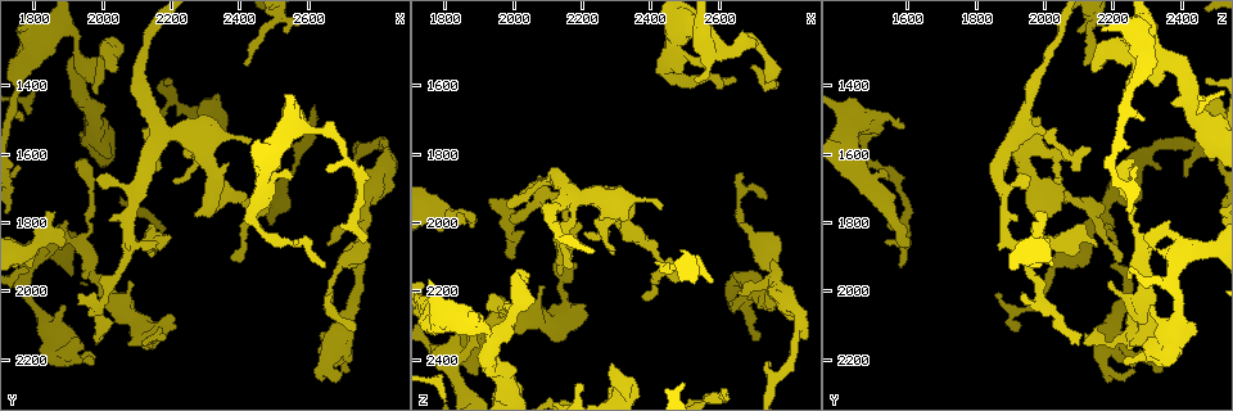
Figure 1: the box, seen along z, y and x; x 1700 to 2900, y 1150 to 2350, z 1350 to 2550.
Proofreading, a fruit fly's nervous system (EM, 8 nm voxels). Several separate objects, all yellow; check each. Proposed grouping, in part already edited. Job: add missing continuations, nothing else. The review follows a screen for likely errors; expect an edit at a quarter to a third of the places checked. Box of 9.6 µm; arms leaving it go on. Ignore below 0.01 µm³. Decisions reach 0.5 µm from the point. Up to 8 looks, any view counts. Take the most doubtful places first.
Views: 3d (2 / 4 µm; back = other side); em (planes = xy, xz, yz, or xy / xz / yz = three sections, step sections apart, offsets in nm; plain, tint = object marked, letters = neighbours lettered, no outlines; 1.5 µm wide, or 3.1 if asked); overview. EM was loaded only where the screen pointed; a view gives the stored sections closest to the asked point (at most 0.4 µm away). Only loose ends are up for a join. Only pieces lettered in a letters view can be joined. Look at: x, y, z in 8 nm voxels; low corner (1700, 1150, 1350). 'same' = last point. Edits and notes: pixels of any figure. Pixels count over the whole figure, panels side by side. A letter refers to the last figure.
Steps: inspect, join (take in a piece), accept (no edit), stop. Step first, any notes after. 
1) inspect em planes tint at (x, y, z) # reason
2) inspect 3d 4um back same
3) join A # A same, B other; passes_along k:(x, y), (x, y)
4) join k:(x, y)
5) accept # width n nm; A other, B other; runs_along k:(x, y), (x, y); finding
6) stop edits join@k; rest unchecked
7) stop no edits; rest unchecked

inspect 3d 4um at (2640, 2110, 2260) # branch stops here

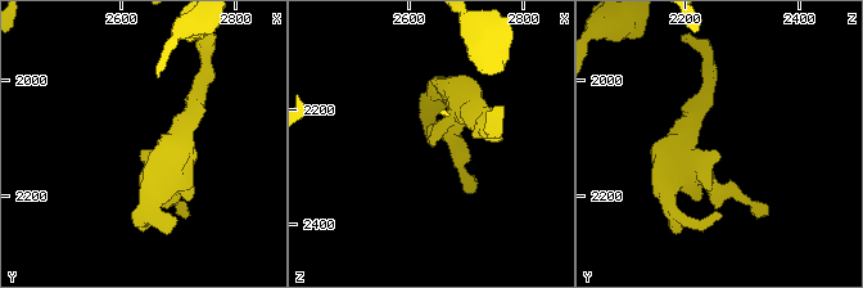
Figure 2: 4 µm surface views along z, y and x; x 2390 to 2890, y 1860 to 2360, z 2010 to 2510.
inspect em 3.1um yz step 8 letters at (2645, 2115, 2250)

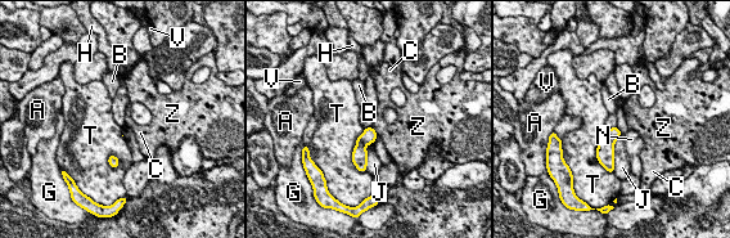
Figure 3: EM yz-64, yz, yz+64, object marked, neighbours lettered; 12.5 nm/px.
inspect em 3.1um planes letters same # another direction

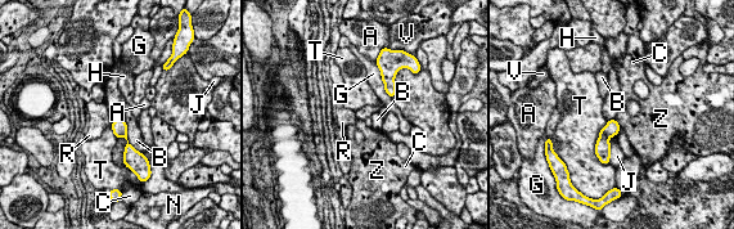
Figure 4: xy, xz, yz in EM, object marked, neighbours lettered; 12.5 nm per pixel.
accept # width 190 nm; A other, B other, C other, G other, H other, J other, N other, R other, T other, V other, Z other; border 4:(121, 135), (126, 140), (122, 160); no lettered piece goes on from it

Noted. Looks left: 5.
inspect em xz step 8 letters at (2540, 1240, 2090) # free end

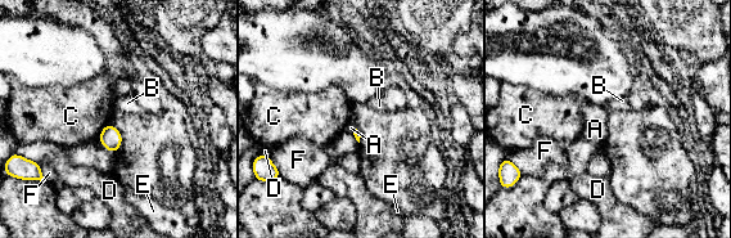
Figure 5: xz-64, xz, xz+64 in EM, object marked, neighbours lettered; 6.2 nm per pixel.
accept # A other, B other, C other, D other, E other, F other; border 5:(109, 121), (96, 137); no lettered piece goes on from it

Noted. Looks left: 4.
inspect em planes tint at (2740, 2090, 1930) # free end

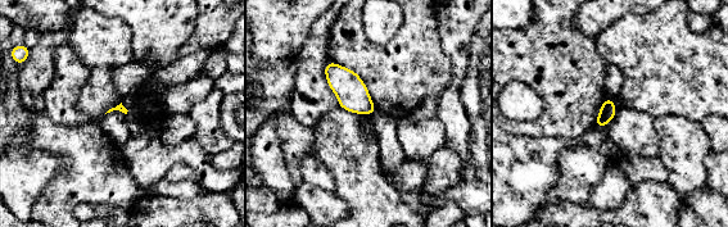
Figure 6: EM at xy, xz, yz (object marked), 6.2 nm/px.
inspect em planes letters same # what lies round it

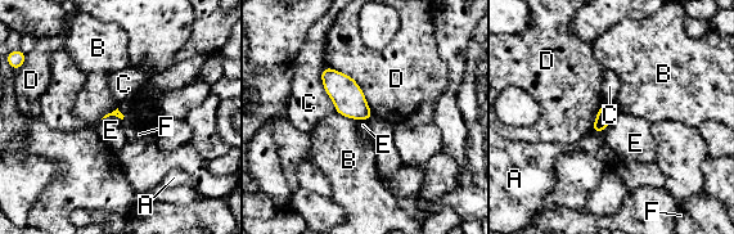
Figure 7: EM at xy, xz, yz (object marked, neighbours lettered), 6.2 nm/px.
accept # A other, B other, C other, D other, E other, F other; border 7:(325, 66), (322, 85), (337, 112); no lettered piece goes on from it

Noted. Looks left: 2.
stop no edits; rest unchecked

